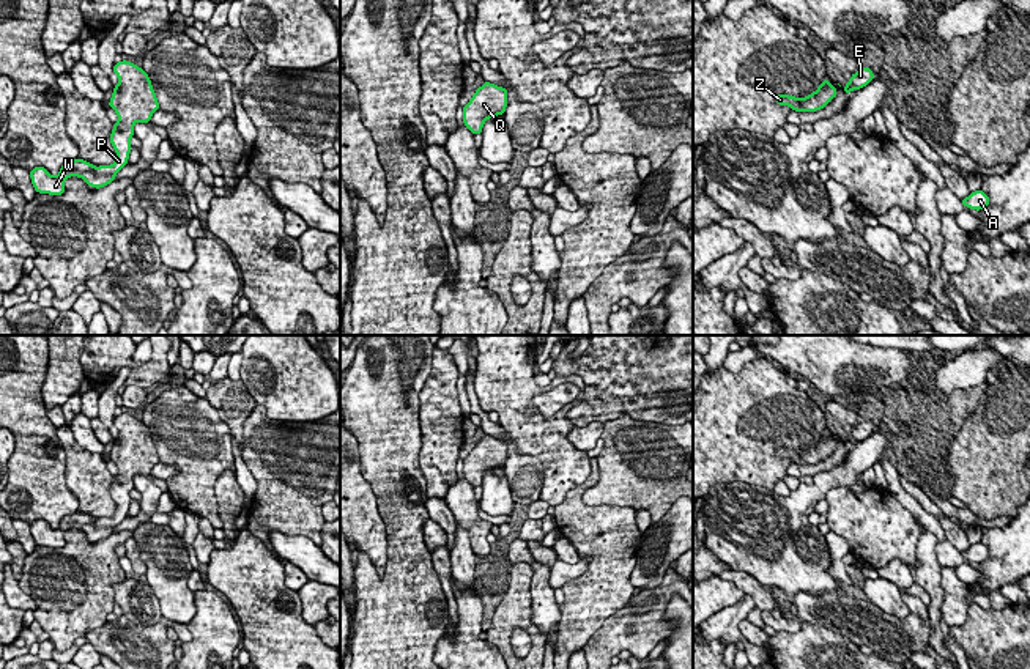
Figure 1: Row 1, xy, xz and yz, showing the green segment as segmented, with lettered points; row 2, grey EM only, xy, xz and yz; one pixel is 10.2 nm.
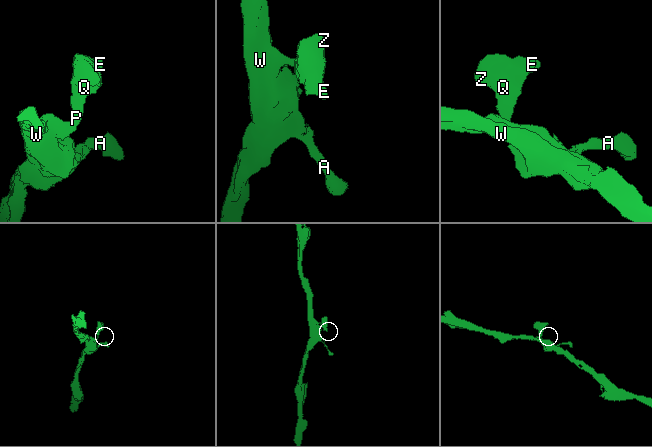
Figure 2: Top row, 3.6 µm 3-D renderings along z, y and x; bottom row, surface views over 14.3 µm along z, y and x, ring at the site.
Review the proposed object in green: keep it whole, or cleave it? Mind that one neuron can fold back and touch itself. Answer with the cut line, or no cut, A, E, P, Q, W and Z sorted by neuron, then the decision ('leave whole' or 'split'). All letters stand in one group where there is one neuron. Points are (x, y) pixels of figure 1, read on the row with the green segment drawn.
no cut; A E P Q W Z; leave whole

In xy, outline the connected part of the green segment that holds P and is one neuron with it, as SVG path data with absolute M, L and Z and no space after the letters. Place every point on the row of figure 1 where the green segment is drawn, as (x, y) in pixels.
M123 60L115 63L113 72L118 76L118 85L113 87L109 107L118 115L110 134L110 143L117 151L115 162L94 167L77 157L63 164L57 176L52 176L44 167L35 167L30 170L30 176L36 192L61 195L65 194L65 179L69 176L79 176L88 186L99 189L115 181L115 175L128 164L134 124L137 121L150 123L151 115L159 109L159 102L151 80L142 68Z

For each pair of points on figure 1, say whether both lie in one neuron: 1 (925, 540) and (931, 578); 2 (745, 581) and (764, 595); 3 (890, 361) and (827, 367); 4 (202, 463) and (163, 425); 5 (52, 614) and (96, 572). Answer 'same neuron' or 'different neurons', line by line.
1: same neuron
2: same neuron
3: same neuron
4: same neuron
5: same neuron

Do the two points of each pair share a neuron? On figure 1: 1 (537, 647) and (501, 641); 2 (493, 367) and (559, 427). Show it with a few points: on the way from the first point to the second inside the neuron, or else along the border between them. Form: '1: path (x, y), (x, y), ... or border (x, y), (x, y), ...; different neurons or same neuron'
1: path (536, 635), (525, 624), (512, 624), (507, 628); same neuron
2: path (507, 389), (511, 410), (528, 427), (537, 427); same neuron

